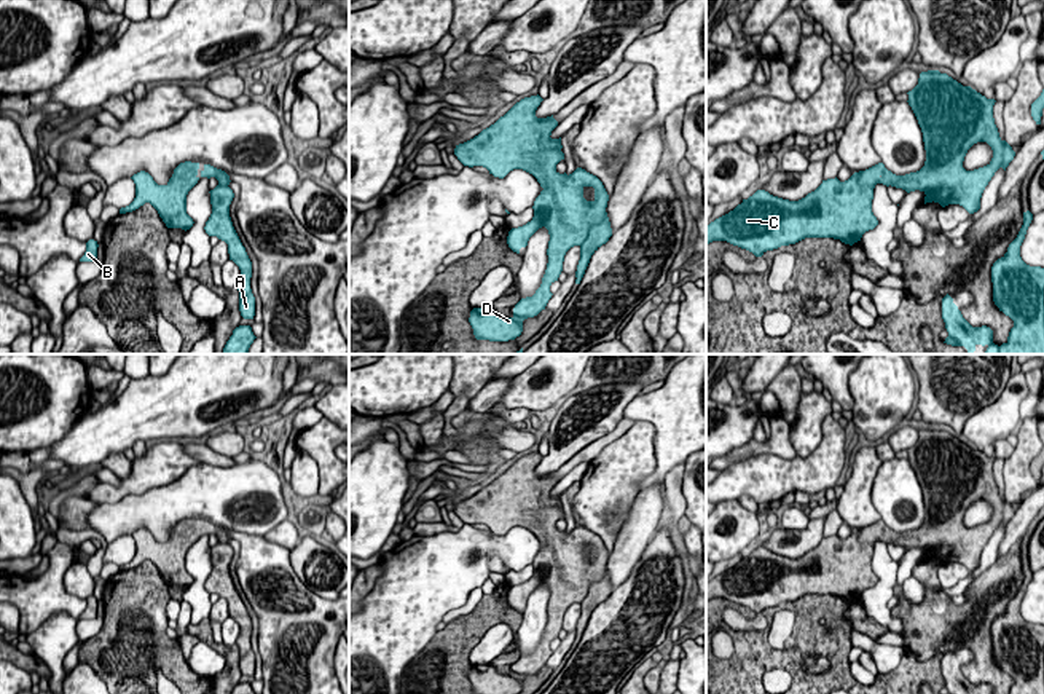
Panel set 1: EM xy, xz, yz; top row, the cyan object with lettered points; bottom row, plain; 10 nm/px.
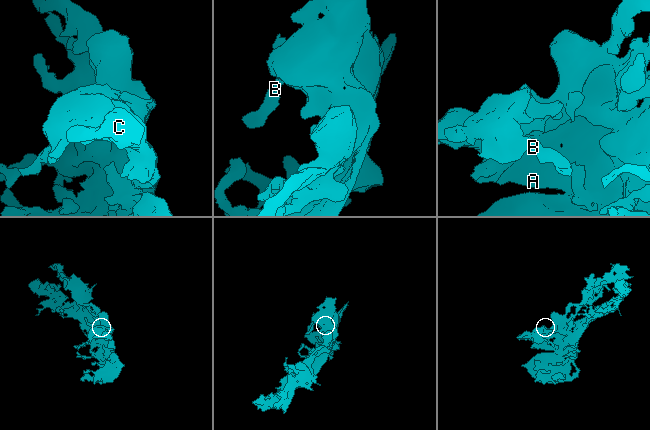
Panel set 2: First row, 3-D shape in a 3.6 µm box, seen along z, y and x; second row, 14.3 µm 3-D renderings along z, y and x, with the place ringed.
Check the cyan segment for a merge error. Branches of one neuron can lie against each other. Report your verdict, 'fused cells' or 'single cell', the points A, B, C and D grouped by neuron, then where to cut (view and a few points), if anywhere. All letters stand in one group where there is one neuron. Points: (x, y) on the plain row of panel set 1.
single cell; groups A B C D; cut none

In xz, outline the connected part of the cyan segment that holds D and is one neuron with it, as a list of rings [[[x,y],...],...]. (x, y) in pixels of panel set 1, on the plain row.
[[[539,451],[521,456],[494,482],[454,506],[464,523],[483,523],[499,536],[523,526],[544,546],[534,558],[532,578],[508,589],[507,601],[513,609],[520,611],[542,584],[550,592],[540,645],[515,662],[512,675],[499,673],[491,664],[473,665],[469,680],[475,694],[520,694],[523,678],[537,673],[551,656],[550,643],[563,629],[566,609],[580,605],[575,629],[575,641],[580,641],[591,613],[612,593],[606,570],[609,552],[602,539],[582,525],[569,533],[556,528],[564,517],[561,495],[550,495],[558,479],[553,472],[536,474],[542,458]]]

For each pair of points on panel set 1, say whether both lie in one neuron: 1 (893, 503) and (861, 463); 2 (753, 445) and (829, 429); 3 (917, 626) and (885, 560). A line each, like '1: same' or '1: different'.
1: different
2: different
3: different

